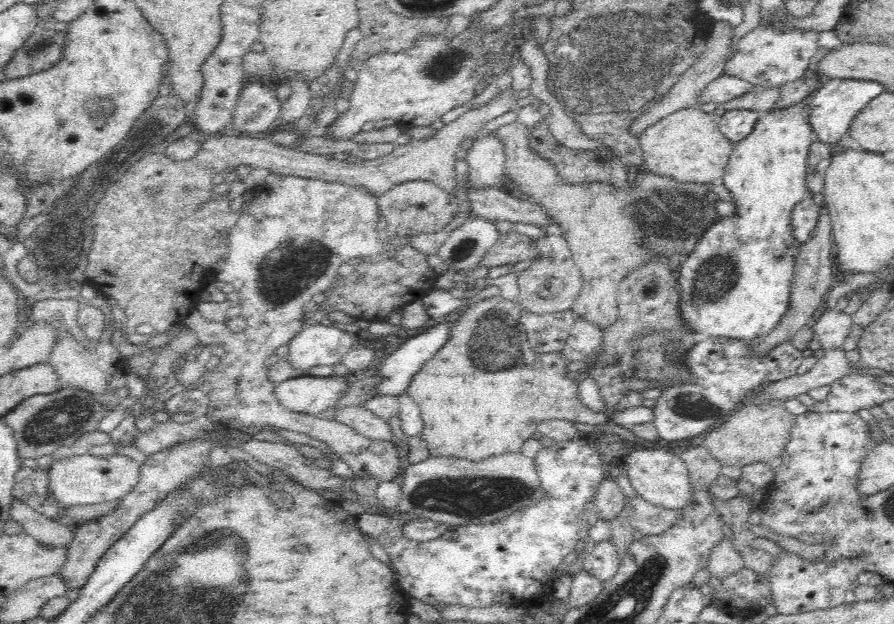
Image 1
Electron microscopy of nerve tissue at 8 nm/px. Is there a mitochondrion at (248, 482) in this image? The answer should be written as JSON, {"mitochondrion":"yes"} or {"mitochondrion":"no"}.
{"mitochondrion":"no"}

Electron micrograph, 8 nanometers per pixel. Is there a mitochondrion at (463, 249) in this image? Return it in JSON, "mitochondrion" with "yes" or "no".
{"mitochondrion":"yes"}

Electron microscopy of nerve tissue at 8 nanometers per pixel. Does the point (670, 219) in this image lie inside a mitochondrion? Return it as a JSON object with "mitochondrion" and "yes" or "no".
{"mitochondrion":"yes"}

